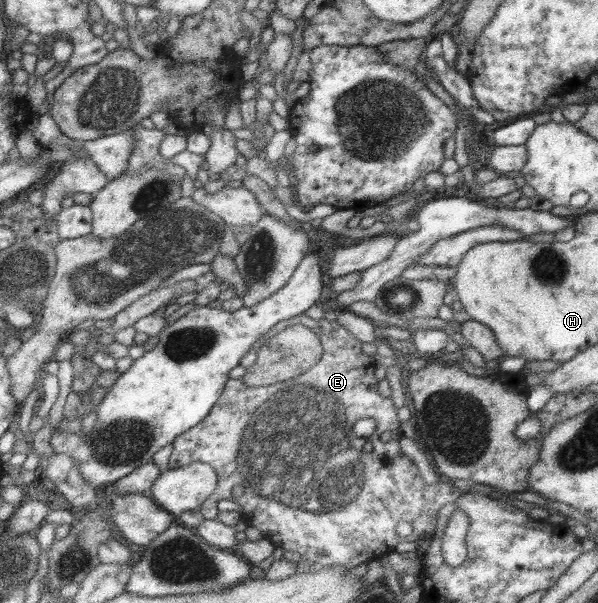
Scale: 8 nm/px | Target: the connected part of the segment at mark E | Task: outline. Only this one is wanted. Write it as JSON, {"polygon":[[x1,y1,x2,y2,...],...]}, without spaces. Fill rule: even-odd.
{"polygon":[[305,314,296,315,291,319,293,324,297,323,308,327,313,333,317,334,322,347,322,356,313,364,307,371,300,373,297,377,279,381,271,385,261,387,247,387,242,378,229,378,224,383,223,391,215,400,215,404,211,407,210,413,207,413,197,425,191,427,188,431,181,433,175,440,172,441,173,450,169,457,169,468,179,468,185,465,190,465,193,462,201,462,209,465,217,475,217,484,211,496,209,496,198,507,197,510,205,520,213,520,218,514,215,504,220,499,231,499,241,506,243,510,241,515,247,525,256,527,263,537,275,547,283,551,289,551,299,554,300,558,305,559,309,563,309,570,315,571,322,567,334,568,341,566,347,569,359,565,359,563,370,560,380,559,384,551,392,551,395,546,401,541,404,543,413,544,424,535,432,535,436,528,436,517,438,511,445,504,453,503,456,499,462,496,459,491,448,480,442,478,437,483,427,485,419,475,417,467,411,459,403,455,399,448,399,440,402,437,400,422,396,417,396,409,389,396,382,397,377,394,377,380,373,378,373,370,376,367,374,358,365,356,360,350,361,341,355,339,344,327,339,325,335,318,331,321,325,318,314,320],[361,417,373,417,377,421,375,432,367,438,357,438,353,436,353,425,357,419],[399,521,407,521,412,527,412,532,404,537,398,536,395,532,395,525]]}

